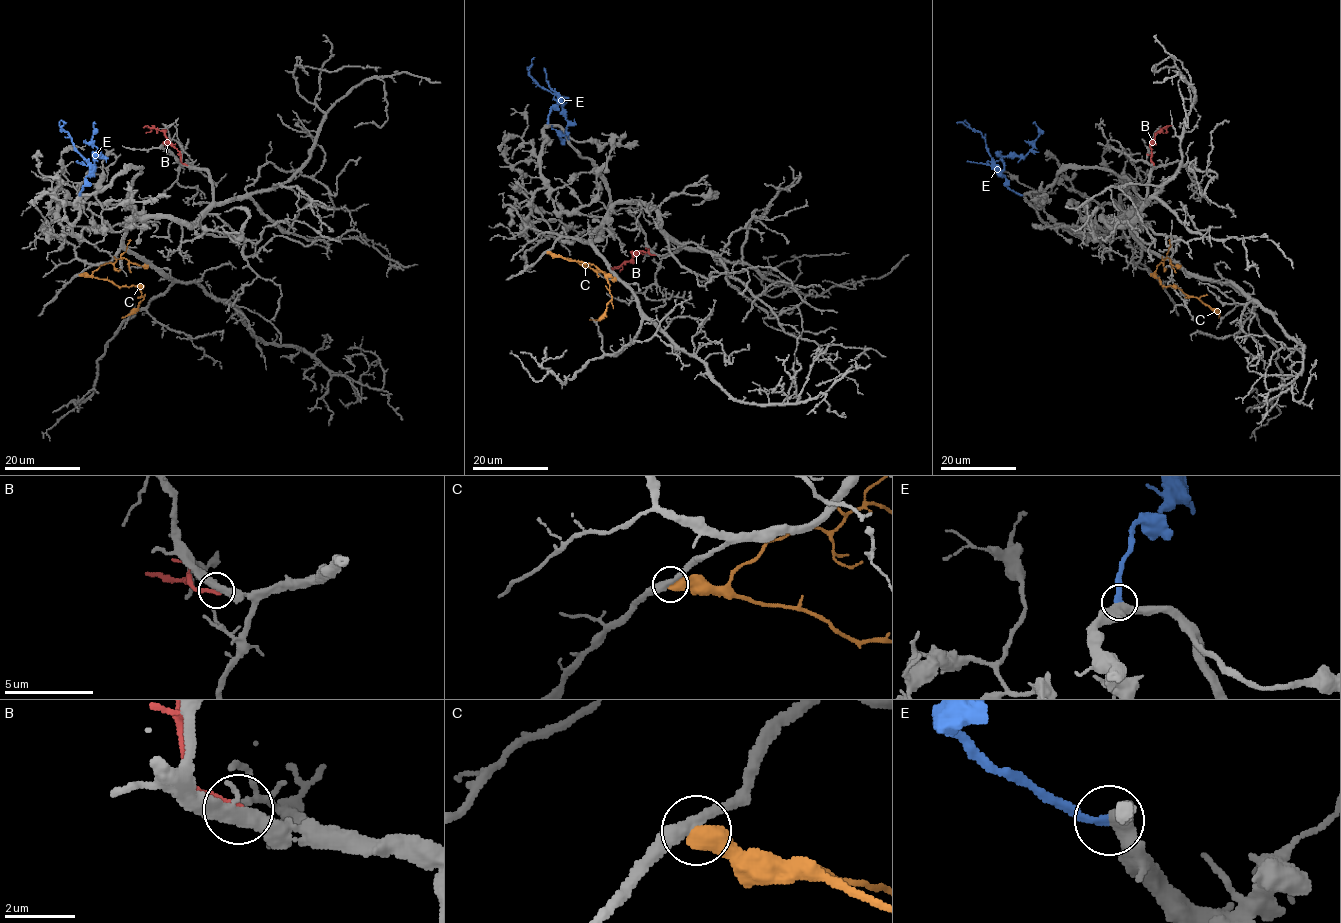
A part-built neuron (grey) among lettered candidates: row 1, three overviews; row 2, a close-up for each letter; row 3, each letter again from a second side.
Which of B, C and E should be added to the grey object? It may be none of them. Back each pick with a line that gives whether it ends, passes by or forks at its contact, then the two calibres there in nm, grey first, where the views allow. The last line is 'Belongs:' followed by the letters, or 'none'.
E: it ends there; 480 nm thick on the grey side, 280 nm on the other
Belongs: E

